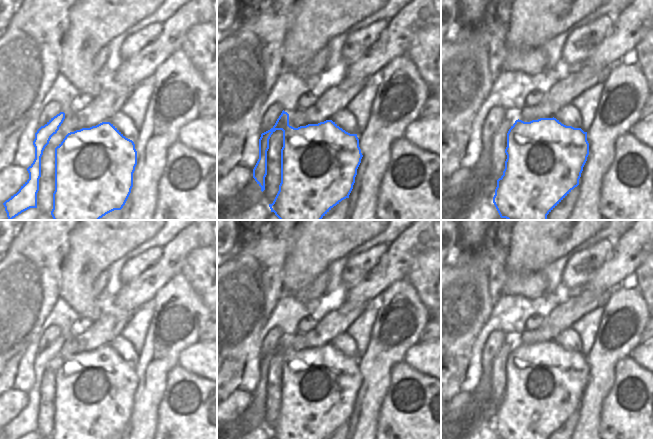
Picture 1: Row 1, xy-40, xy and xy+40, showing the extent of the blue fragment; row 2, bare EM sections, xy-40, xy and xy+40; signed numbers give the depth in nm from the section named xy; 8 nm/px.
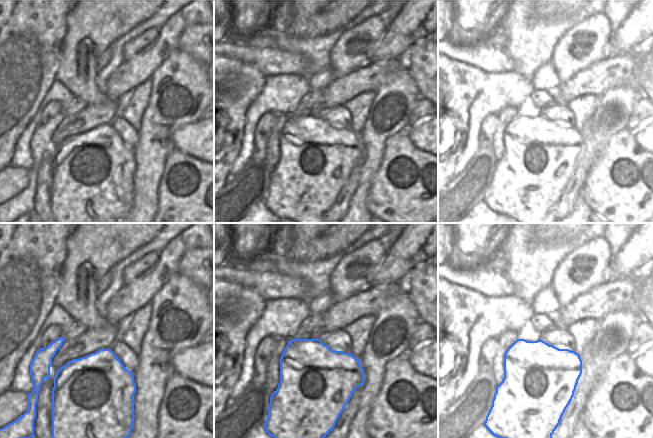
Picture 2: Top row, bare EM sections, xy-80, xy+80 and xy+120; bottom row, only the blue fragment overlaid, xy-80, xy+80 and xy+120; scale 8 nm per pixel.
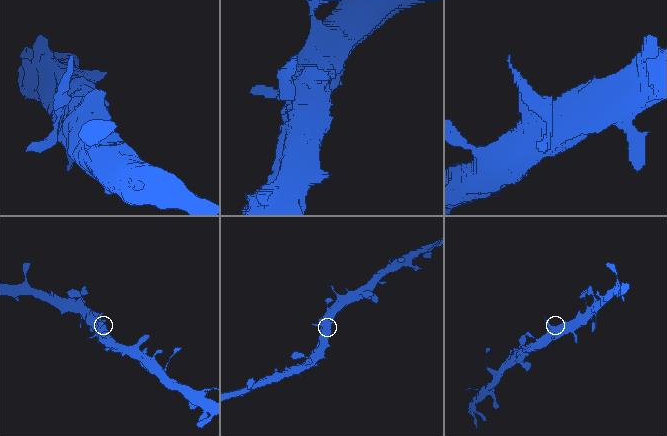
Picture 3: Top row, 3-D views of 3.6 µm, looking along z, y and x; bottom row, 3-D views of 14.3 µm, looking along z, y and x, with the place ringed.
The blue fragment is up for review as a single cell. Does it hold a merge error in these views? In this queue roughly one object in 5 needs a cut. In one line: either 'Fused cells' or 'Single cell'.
Single cell.

